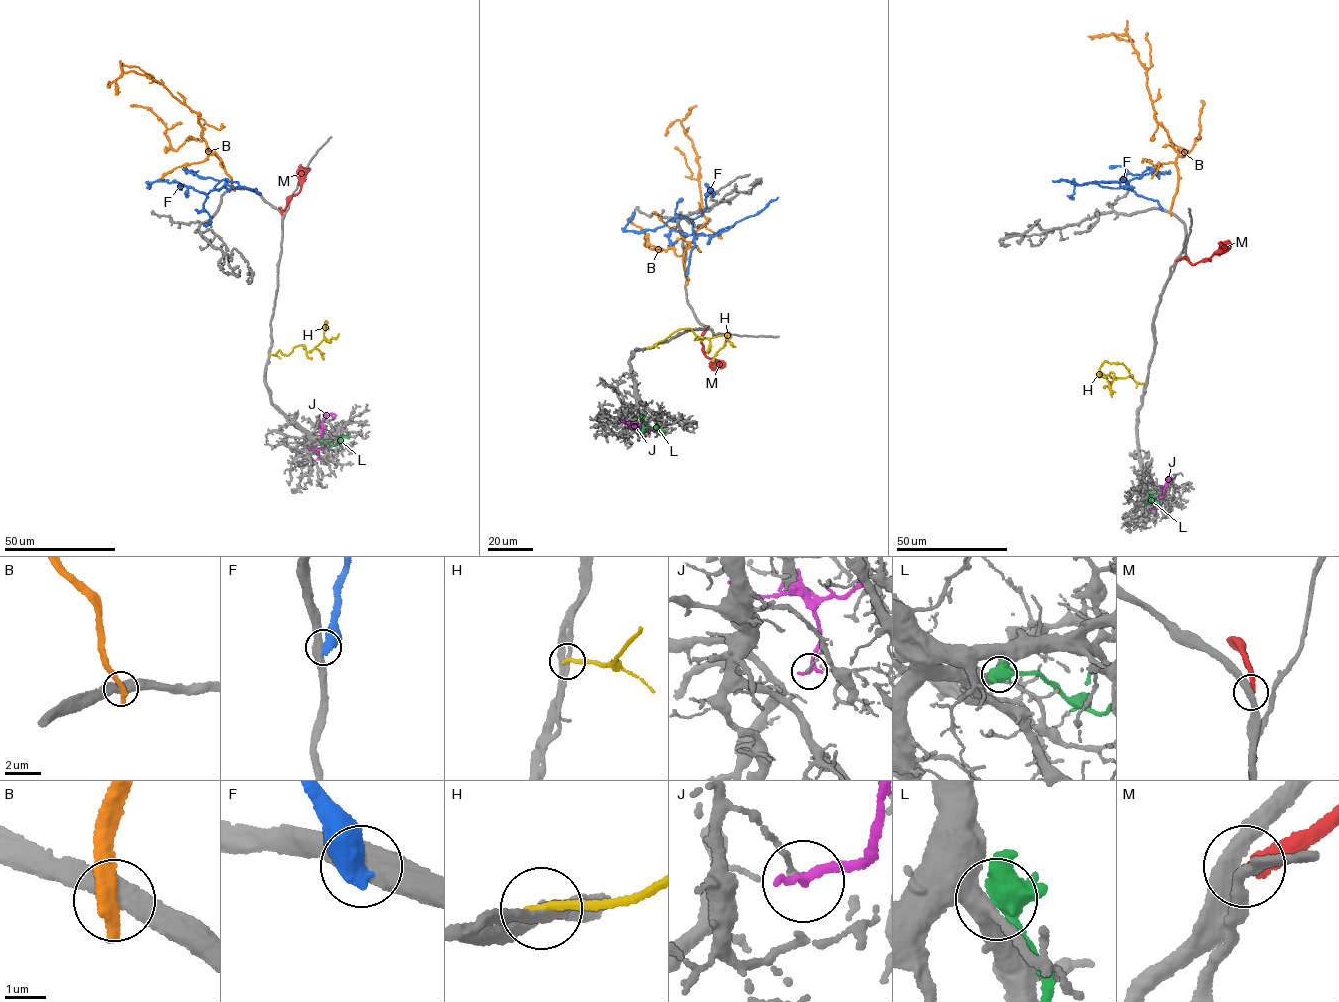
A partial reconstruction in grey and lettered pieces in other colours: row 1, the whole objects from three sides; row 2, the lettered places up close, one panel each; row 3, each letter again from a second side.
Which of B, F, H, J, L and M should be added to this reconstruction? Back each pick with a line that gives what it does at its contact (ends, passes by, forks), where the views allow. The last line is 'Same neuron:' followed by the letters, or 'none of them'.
Same neuron: none of them

